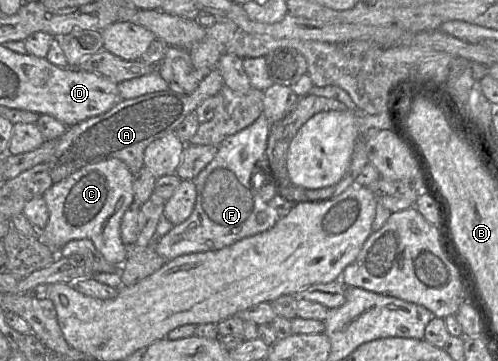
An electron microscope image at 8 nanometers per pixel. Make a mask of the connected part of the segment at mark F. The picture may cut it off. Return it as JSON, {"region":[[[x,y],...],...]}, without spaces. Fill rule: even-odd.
{"region":[[[262,113],[251,125],[228,136],[214,159],[193,179],[196,201],[191,215],[160,238],[155,251],[166,261],[181,255],[225,248],[271,229],[280,219],[252,185],[256,162],[266,157],[271,123]]]}

